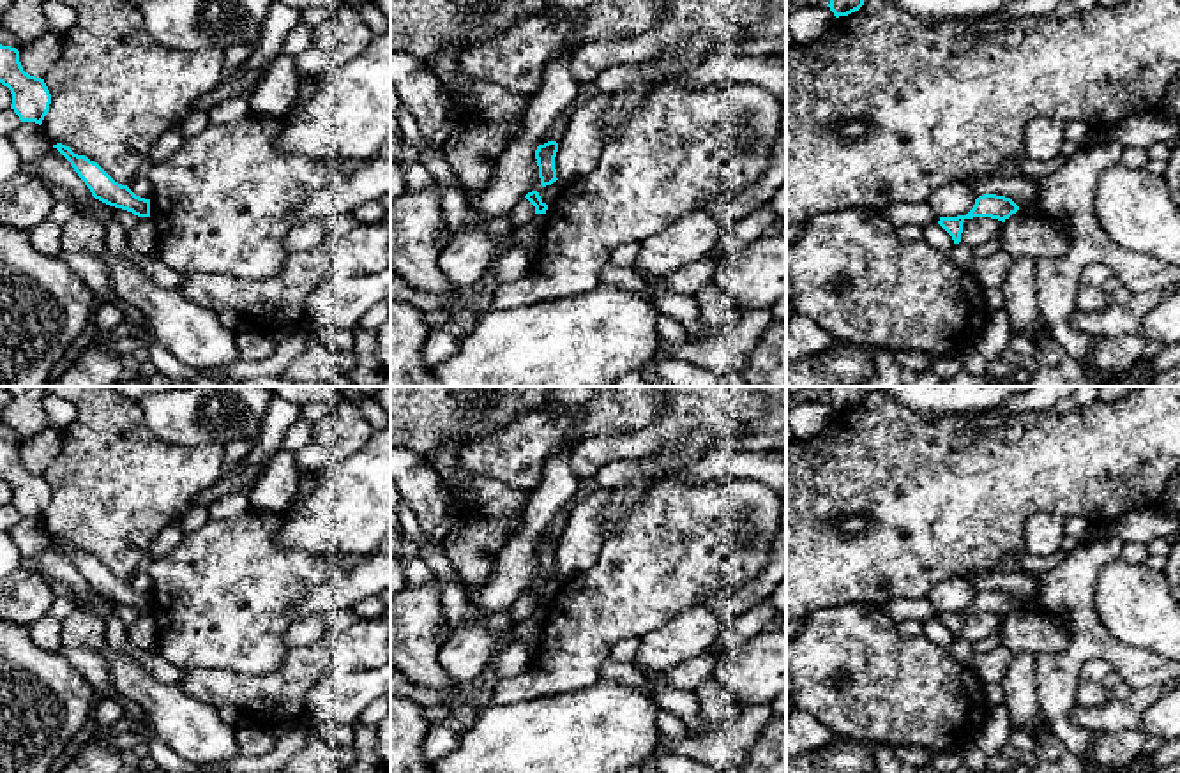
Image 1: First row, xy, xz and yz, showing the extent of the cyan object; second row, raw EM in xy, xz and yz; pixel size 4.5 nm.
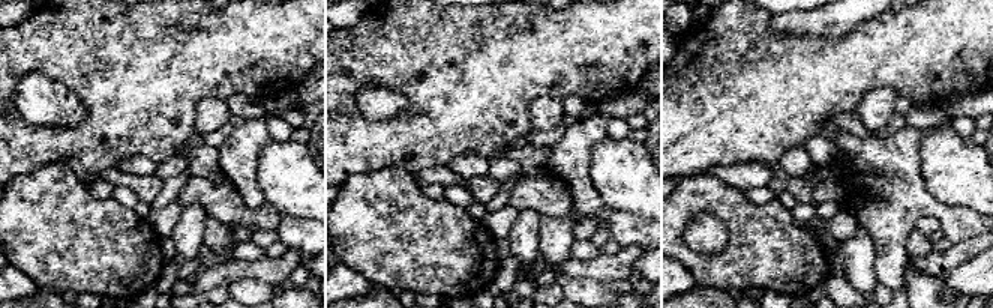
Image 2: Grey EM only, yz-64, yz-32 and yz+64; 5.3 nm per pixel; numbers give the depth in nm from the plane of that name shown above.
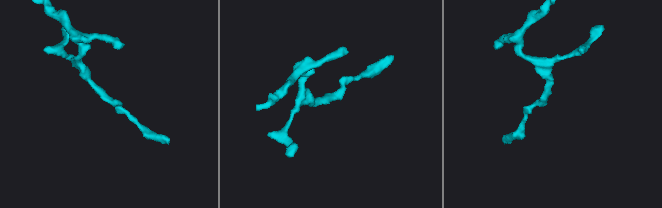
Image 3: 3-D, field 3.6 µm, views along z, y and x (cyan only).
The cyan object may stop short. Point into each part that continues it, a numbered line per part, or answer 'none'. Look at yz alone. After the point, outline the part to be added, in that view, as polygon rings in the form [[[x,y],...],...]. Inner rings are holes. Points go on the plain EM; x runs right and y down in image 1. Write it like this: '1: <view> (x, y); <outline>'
none

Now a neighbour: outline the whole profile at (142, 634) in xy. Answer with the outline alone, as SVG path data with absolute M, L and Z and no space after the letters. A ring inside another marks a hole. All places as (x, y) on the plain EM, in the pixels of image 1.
M140 612L138 619L125 628L127 641L141 649L157 648L157 625L150 612Z

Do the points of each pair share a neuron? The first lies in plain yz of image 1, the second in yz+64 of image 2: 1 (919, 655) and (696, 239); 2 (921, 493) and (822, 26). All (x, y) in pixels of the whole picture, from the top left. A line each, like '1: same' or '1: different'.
1: different
2: different

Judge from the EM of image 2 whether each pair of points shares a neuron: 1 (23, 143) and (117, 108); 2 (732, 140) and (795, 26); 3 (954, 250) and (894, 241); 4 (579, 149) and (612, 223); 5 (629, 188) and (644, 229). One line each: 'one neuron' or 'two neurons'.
1: one neuron
2: two neurons
3: two neurons
4: one neuron
5: two neurons

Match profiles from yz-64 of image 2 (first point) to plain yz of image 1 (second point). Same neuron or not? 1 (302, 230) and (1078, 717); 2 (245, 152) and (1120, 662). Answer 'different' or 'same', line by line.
1: different
2: same

